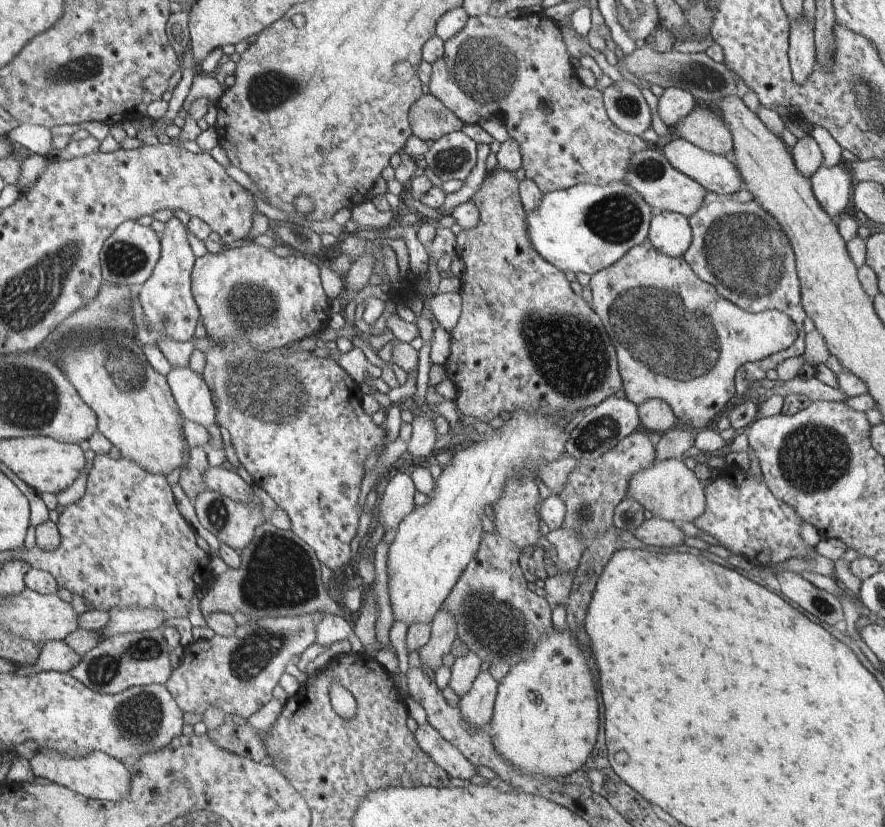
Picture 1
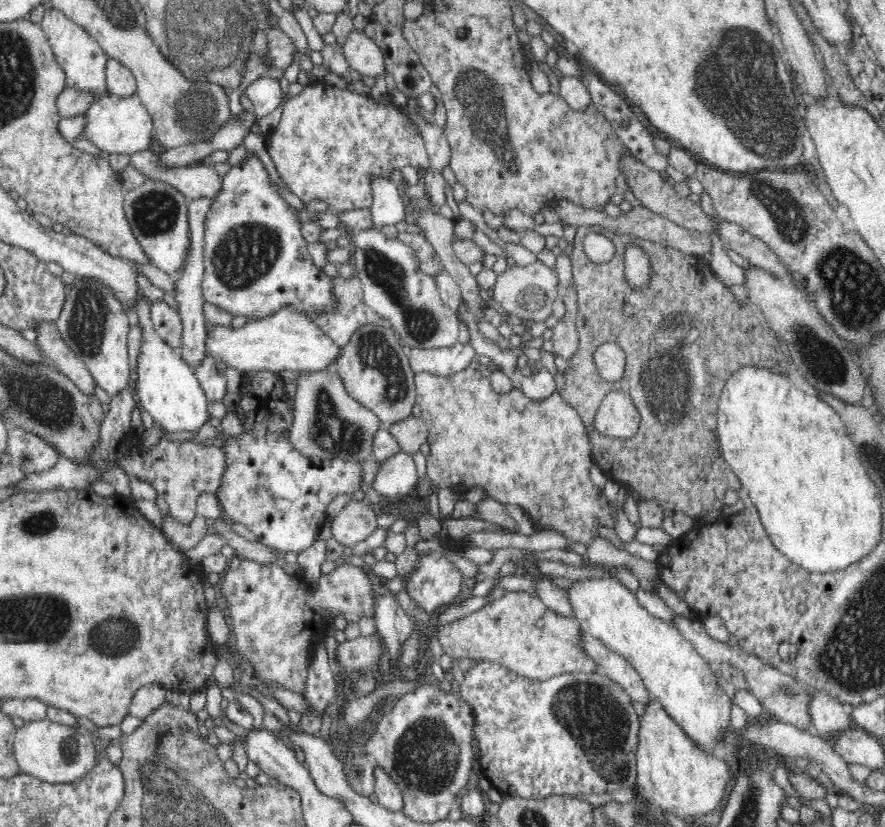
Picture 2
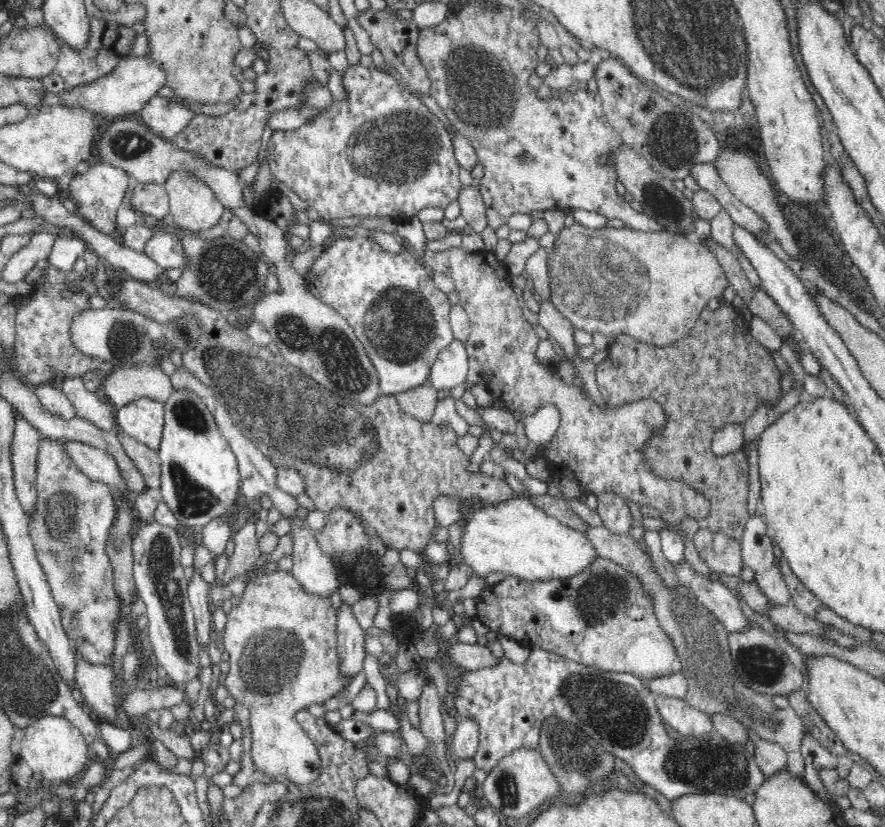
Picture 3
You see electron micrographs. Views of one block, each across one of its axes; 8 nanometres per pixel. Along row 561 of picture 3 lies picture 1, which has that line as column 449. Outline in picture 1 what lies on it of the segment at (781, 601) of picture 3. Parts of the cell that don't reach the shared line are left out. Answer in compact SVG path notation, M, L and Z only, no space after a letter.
M407 696L406 699L412 718L418 723L416 740L420 748L428 753L440 768L445 769L451 778L470 780L474 774L477 774L477 766L472 764L472 761L468 760L451 741L444 740L440 732L428 722L426 710L412 697Z

